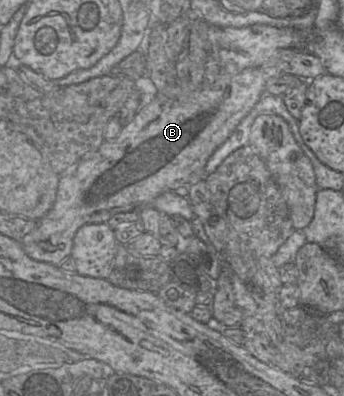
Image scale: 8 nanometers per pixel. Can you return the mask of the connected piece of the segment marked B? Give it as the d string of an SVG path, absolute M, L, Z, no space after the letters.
M283 50L276 53L270 63L263 67L247 68L238 73L228 73L222 71L216 81L211 86L200 86L196 90L184 90L178 83L174 87L167 87L158 93L149 103L143 104L134 118L128 123L124 124L119 135L111 140L104 140L97 150L81 159L68 173L59 175L59 184L56 193L56 199L52 208L47 214L37 221L36 227L28 233L20 242L22 249L33 260L46 262L55 266L59 266L60 263L71 255L73 247L73 239L80 227L86 224L101 224L107 223L108 220L118 213L126 212L139 212L142 208L151 207L153 200L160 194L166 191L174 191L181 186L190 187L201 180L205 180L205 166L214 151L220 147L232 134L242 119L253 109L258 101L266 94L266 83L270 78L282 75L290 74L301 78L302 80L313 80L325 73L325 67L321 63L320 59L313 54L310 54L304 50Z

